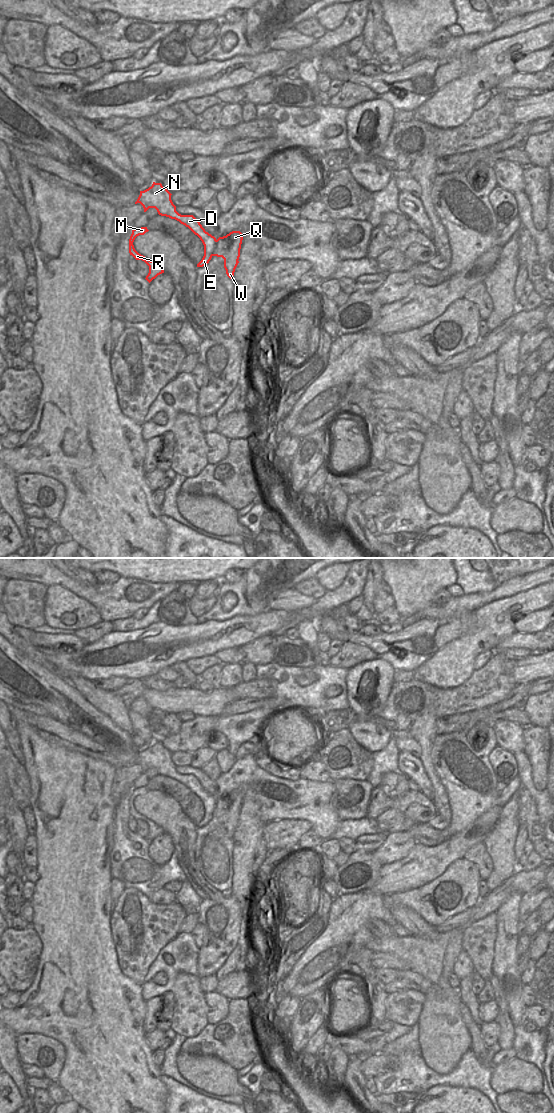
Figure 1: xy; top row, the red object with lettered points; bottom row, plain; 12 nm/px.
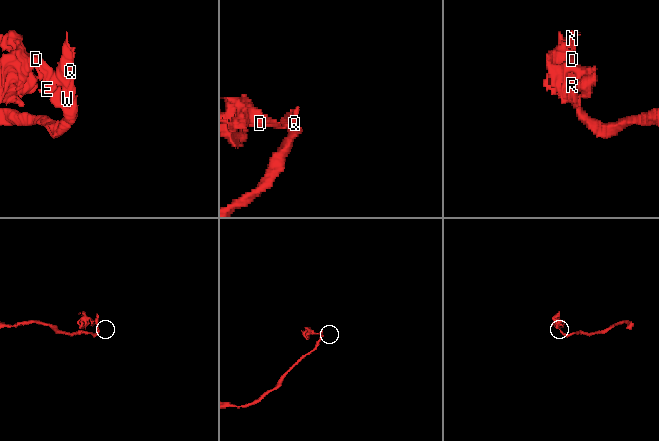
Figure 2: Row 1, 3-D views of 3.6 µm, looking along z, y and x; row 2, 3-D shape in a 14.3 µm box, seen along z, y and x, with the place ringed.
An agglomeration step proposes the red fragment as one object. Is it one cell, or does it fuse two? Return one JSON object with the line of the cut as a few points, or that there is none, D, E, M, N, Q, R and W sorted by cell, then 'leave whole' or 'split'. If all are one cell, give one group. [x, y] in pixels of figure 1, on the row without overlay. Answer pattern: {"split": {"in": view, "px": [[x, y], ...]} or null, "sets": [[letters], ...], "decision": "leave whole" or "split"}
{"split": {"in": "xy", "px": [[217, 800], [212, 815]]}, "sets": [["D", "E", "M", "N", "R"], ["Q", "W"]], "decision": "split"}

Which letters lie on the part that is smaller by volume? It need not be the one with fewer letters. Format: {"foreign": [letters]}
{"foreign": ["D", "E", "M", "N", "R"]}

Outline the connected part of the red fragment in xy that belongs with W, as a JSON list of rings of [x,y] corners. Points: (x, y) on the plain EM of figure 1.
[[[232,791],[226,796],[219,797],[216,802],[213,816],[224,819],[224,828],[230,839],[233,839],[235,829],[239,823],[242,800],[243,797],[240,791]]]

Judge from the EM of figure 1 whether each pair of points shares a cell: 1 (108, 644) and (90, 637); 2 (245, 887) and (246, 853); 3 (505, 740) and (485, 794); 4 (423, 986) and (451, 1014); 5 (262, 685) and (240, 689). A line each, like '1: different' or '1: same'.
1: different
2: same
3: different
4: different
5: same

